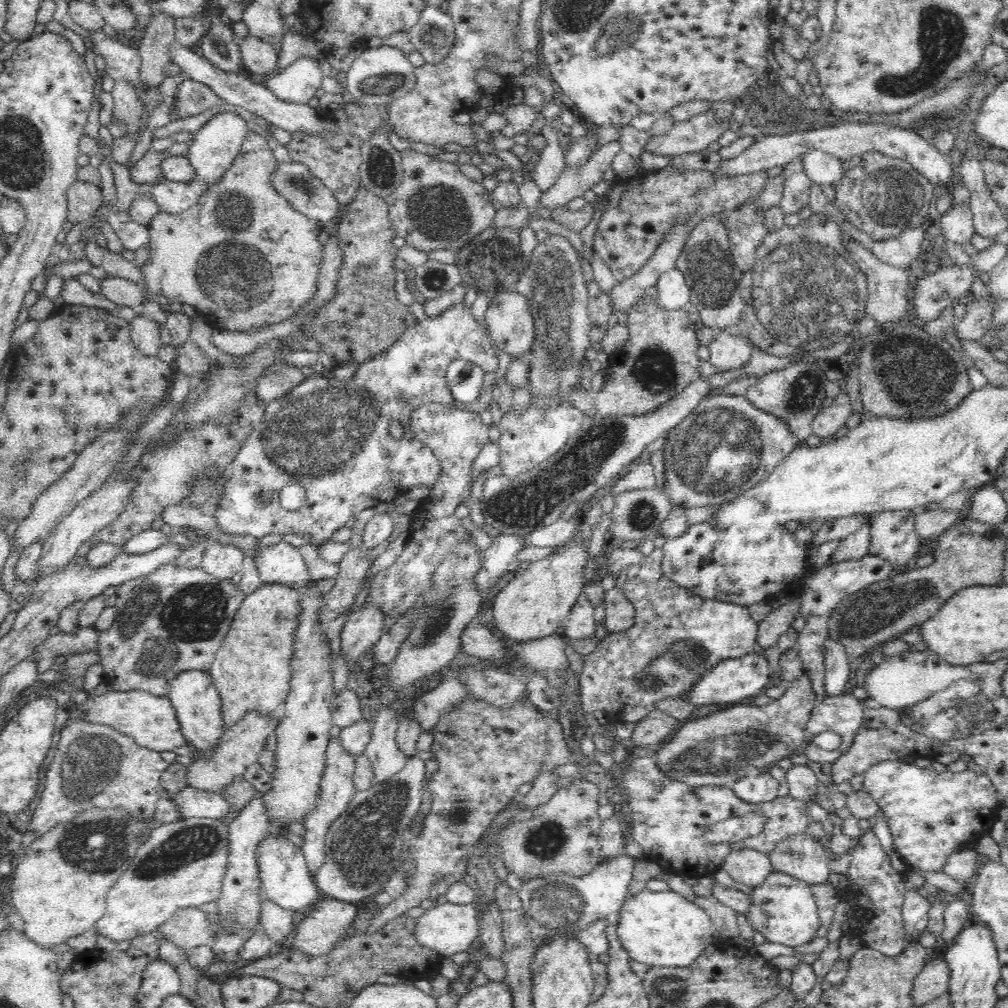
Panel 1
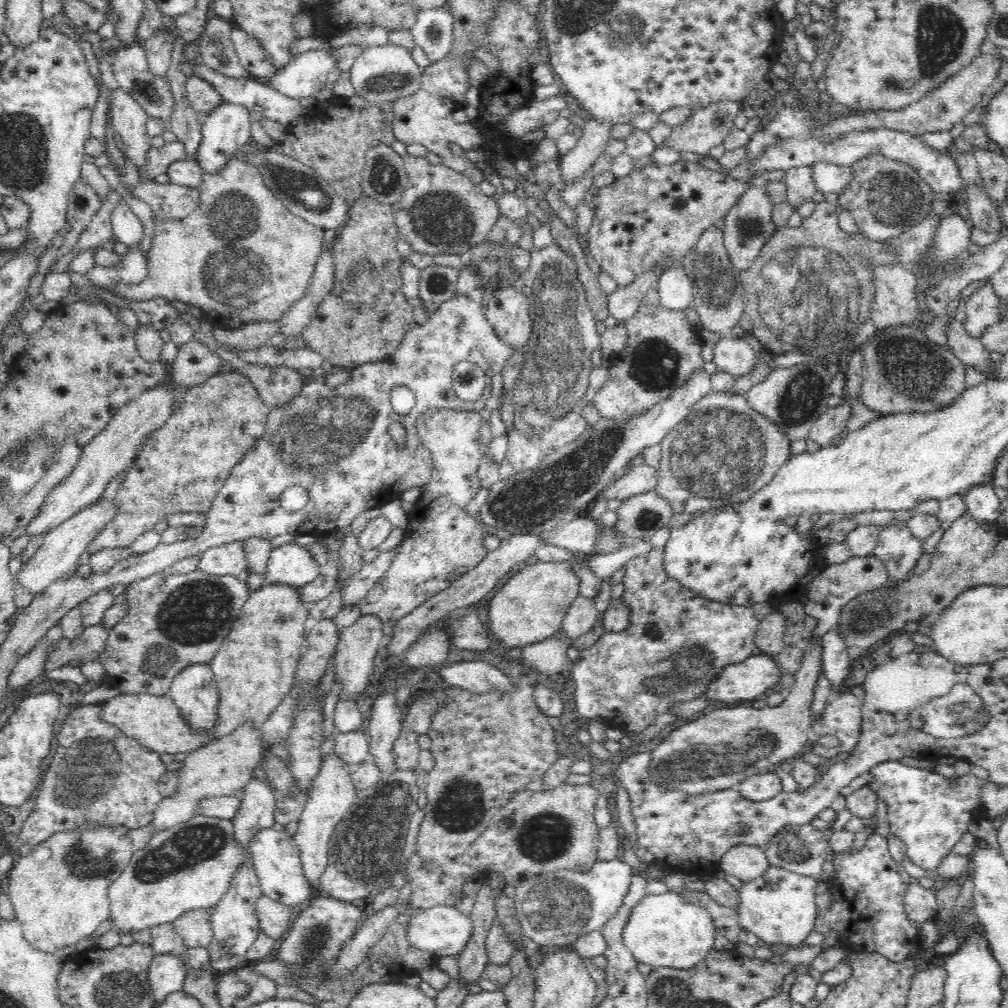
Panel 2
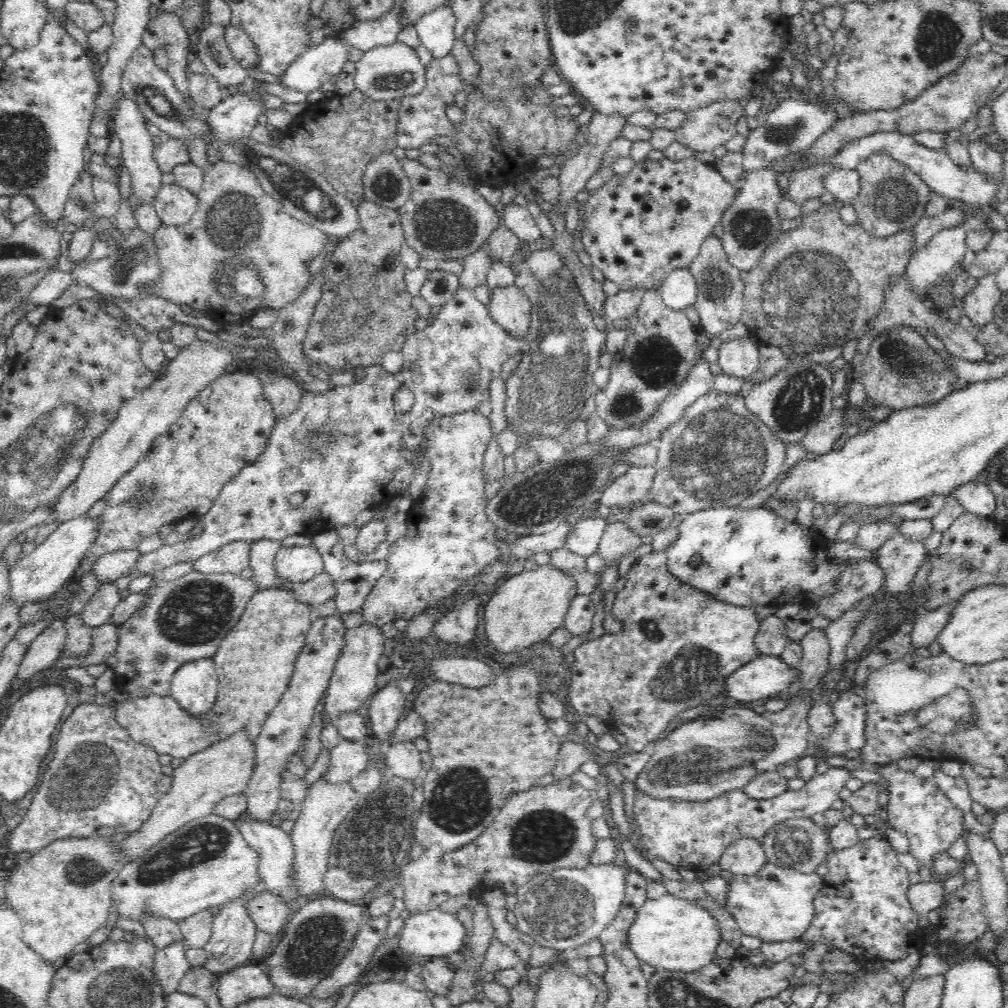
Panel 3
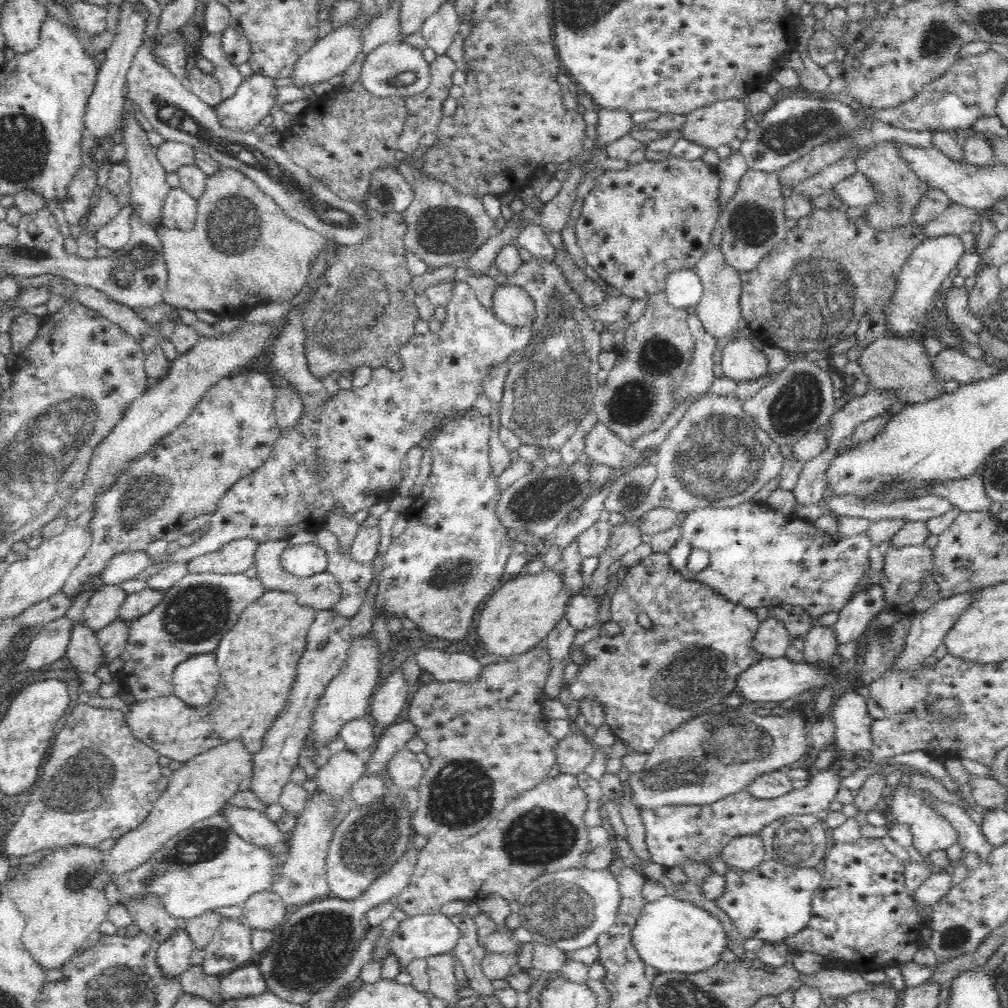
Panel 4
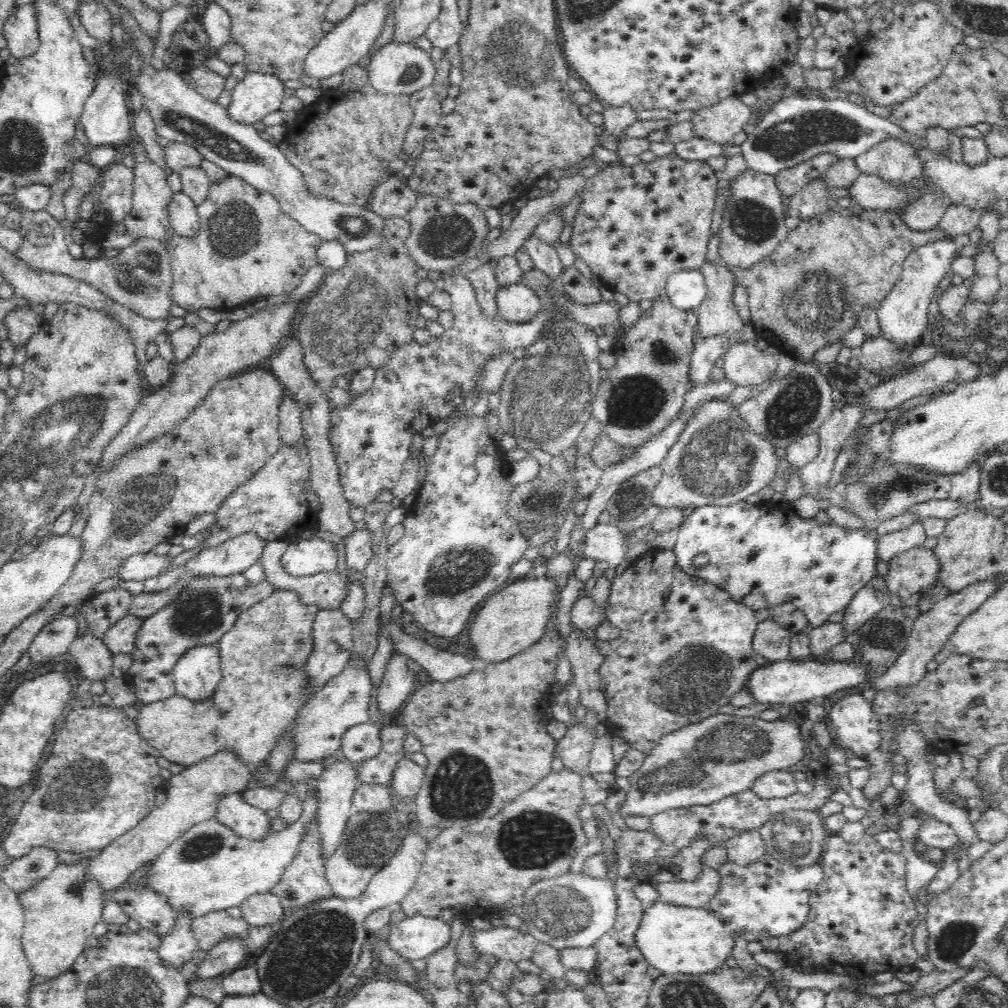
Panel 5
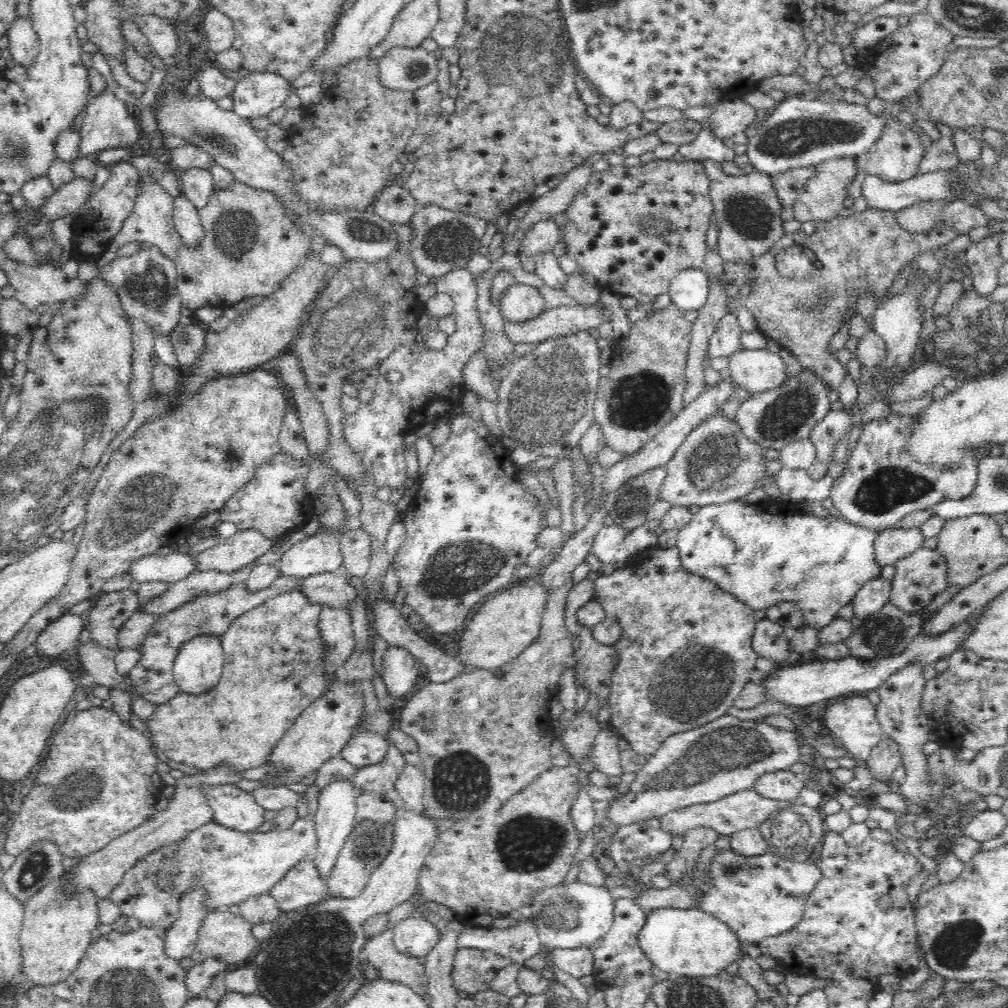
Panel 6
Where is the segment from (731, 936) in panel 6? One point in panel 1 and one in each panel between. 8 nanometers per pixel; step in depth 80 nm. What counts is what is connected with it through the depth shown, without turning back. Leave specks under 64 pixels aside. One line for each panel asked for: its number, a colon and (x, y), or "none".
1: (663, 929)
2: (664, 930)
3: (670, 933)
4: (672, 935)
5: (677, 939)

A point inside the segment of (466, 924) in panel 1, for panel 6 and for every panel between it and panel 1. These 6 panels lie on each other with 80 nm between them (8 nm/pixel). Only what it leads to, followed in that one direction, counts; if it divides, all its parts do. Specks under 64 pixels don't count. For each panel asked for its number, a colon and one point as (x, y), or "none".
2: (442, 930)
3: (435, 933)
4: (425, 935)
5: (415, 938)
6: (415, 936)

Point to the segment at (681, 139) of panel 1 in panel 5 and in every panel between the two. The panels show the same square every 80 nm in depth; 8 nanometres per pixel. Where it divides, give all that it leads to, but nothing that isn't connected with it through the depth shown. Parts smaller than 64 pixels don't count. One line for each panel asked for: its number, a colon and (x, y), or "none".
2: (709, 126)
3: (704, 129)
4: (716, 125)
5: (720, 123)

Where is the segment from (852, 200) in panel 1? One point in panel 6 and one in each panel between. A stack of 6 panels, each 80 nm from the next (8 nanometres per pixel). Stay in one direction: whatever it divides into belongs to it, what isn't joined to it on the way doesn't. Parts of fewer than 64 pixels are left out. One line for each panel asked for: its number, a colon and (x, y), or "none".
2: (886, 198)
3: (892, 198)
4: (901, 190)
5: (896, 162)
6: (896, 157)

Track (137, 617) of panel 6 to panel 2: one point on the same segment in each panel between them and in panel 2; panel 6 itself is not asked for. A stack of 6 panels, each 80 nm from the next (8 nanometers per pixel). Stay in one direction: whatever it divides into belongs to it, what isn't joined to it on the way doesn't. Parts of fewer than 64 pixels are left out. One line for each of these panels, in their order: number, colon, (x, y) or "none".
2: (88, 647)
3: (105, 638)
4: (114, 639)
5: (122, 637)

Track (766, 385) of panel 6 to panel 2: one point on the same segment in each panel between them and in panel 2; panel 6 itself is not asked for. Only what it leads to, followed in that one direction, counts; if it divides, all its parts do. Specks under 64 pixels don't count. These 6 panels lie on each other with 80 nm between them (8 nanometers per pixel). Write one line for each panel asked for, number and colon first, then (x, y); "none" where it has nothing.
2: (734, 355)
3: (739, 357)
4: (742, 360)
5: (744, 364)

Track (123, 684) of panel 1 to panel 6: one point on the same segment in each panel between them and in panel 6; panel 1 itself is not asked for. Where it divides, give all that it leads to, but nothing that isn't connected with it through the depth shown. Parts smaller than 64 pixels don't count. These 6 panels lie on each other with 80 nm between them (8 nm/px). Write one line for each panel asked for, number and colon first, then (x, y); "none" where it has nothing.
2: (174, 620)
3: (184, 620)
4: (196, 613)
5: (207, 608)
6: (210, 615)

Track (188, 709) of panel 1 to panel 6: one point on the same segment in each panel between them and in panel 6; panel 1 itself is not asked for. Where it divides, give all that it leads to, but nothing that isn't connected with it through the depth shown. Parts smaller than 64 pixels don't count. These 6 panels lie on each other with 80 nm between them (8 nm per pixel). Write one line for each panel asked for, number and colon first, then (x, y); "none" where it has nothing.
2: (194, 690)
3: (194, 686)
4: (195, 680)
5: (196, 675)
6: (198, 667)

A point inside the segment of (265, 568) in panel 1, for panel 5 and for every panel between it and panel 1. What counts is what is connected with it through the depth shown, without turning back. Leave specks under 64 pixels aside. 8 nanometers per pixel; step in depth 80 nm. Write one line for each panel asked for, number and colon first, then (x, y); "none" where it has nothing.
2: (291, 564)
3: (299, 563)
4: (305, 560)
5: (308, 557)

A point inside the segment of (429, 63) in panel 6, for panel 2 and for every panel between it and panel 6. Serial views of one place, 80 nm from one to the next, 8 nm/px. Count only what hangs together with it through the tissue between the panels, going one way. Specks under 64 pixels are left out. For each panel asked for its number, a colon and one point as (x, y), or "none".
2: (379, 74)
3: (394, 71)
4: (400, 69)
5: (396, 69)

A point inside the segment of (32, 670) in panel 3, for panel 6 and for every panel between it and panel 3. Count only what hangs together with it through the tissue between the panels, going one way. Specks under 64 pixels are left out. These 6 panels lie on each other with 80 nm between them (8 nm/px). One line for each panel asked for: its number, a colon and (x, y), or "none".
4: (51, 642)
5: (57, 637)
6: (64, 632)

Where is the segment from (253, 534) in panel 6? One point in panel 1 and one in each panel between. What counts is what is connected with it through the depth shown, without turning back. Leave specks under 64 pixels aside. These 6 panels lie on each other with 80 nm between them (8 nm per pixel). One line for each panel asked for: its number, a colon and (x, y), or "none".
1: (221, 561)
2: (229, 559)
3: (234, 558)
4: (236, 557)
5: (233, 557)

